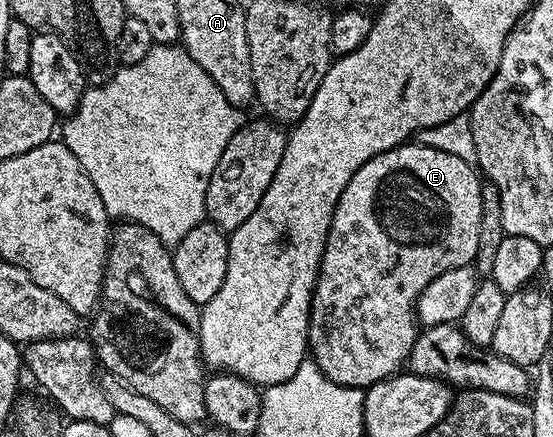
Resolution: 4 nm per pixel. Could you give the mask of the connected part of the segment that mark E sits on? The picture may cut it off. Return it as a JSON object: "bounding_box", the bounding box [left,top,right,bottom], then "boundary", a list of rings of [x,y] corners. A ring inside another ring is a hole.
{"bounding_box":[307,141,483,389],"boundary":[[[408,141],[402,147],[394,147],[365,161],[365,165],[361,165],[361,169],[357,169],[357,173],[353,173],[349,185],[345,185],[345,193],[341,193],[341,197],[337,201],[333,221],[329,225],[327,244],[325,253],[321,257],[315,292],[311,298],[311,312],[307,326],[307,345],[310,358],[321,369],[321,373],[325,373],[325,377],[329,377],[329,381],[337,381],[337,385],[346,387],[366,389],[372,387],[374,383],[380,383],[383,379],[391,378],[392,375],[400,374],[406,368],[407,358],[421,330],[420,324],[417,322],[415,303],[425,289],[425,285],[429,285],[429,281],[433,281],[433,277],[441,277],[441,273],[449,273],[449,269],[466,267],[475,262],[477,233],[481,233],[482,196],[483,183],[472,164],[466,163],[451,153],[442,152],[441,149],[423,147],[414,141]]]}

